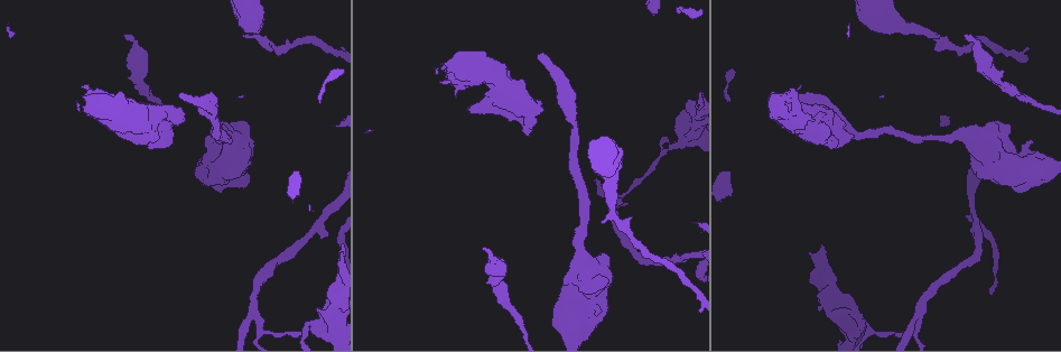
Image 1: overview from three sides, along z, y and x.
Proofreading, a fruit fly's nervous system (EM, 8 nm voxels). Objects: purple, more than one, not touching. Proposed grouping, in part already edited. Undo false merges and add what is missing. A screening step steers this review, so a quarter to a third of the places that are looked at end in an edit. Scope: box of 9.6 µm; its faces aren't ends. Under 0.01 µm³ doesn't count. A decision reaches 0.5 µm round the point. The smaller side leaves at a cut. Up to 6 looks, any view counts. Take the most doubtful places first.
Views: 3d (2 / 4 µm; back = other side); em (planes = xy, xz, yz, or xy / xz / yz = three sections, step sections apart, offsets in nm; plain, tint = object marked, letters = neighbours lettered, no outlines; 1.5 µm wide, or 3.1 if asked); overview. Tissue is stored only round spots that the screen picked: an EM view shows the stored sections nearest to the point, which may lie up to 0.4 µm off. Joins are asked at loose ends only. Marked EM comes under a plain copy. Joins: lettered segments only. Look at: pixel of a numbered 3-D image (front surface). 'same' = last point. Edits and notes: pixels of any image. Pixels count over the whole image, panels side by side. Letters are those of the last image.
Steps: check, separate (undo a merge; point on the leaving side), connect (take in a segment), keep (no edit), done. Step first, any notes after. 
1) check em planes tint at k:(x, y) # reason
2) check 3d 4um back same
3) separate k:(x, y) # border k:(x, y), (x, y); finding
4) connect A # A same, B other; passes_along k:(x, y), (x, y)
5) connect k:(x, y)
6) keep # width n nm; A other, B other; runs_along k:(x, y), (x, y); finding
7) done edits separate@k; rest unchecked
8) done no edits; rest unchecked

check 3d 4um at 1:(125, 35) # an open end

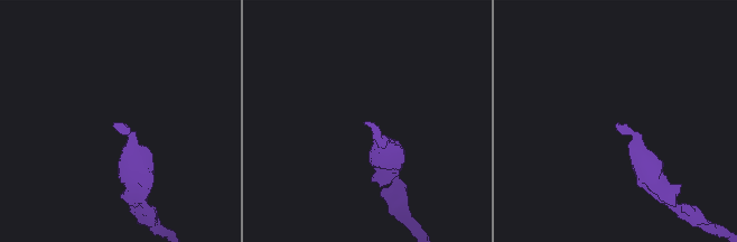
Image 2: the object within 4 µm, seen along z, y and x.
check em yz step 4 letters at 2:(618, 122) # need the tissue

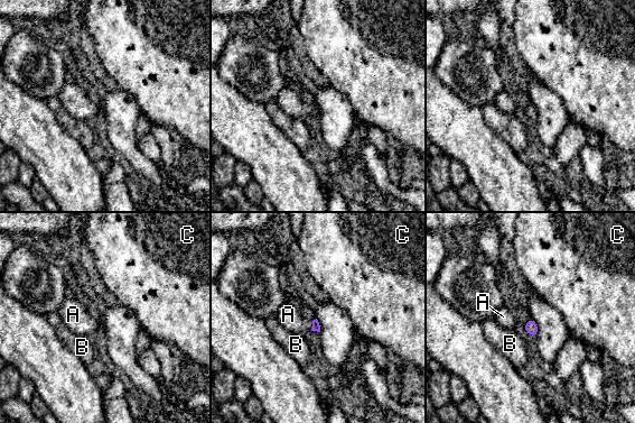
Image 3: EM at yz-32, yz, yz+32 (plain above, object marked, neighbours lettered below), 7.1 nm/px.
connect 3:(288, 314) # A same, B other, C other; passes_along 3:(316, 327), (313, 325), (288, 314); the neuron continues

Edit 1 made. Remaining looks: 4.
check em planes letters at 1:(918, 316) # thin neck

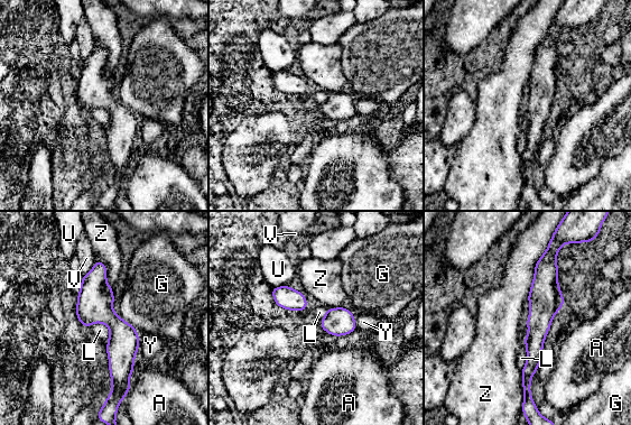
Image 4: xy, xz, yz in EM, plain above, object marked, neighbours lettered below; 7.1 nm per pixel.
keep # A other, G other, L other, U other, V other, Y other, Z other; border 4:(92, 322), (108, 328), (107, 348); all the same neuron

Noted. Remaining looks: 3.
done edits connect@3; rest unchecked

